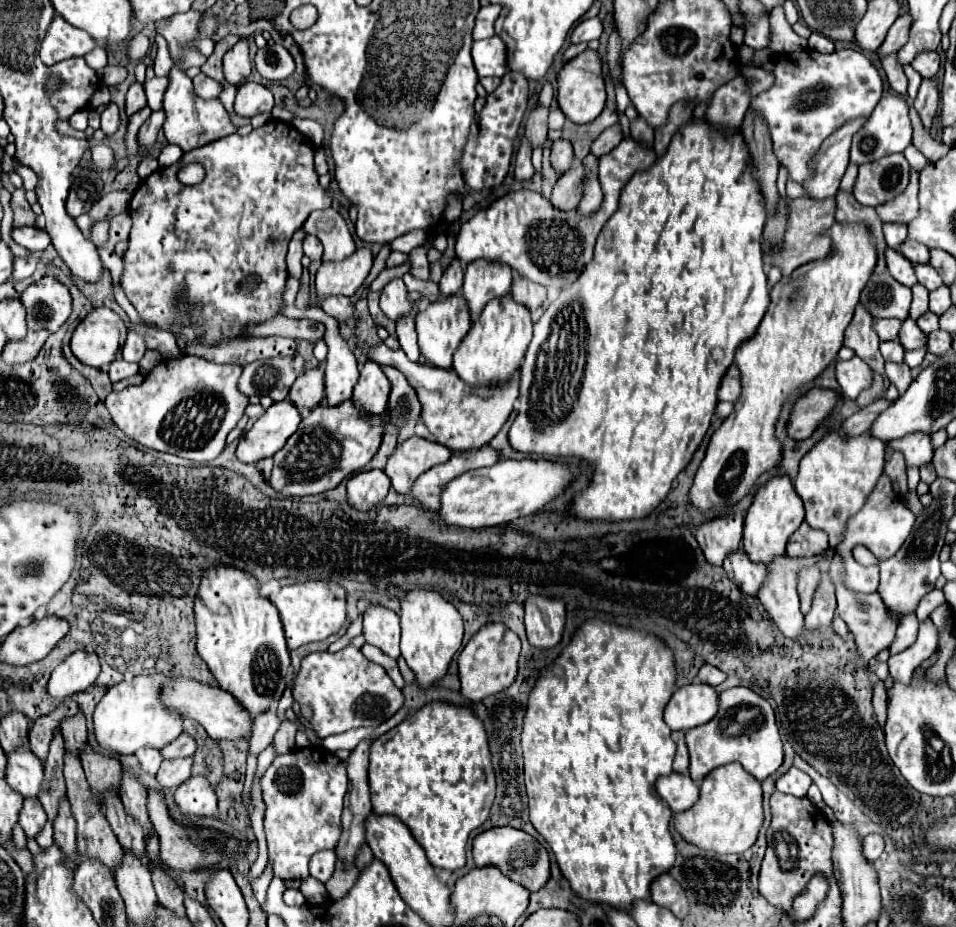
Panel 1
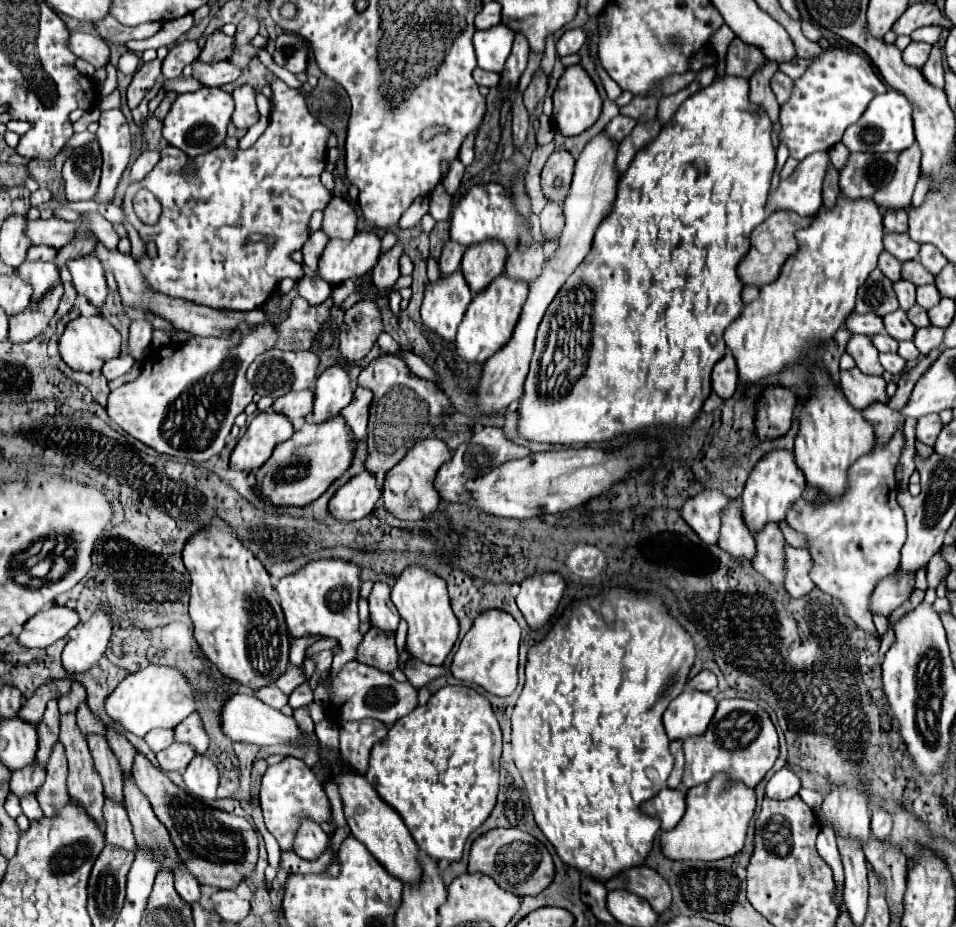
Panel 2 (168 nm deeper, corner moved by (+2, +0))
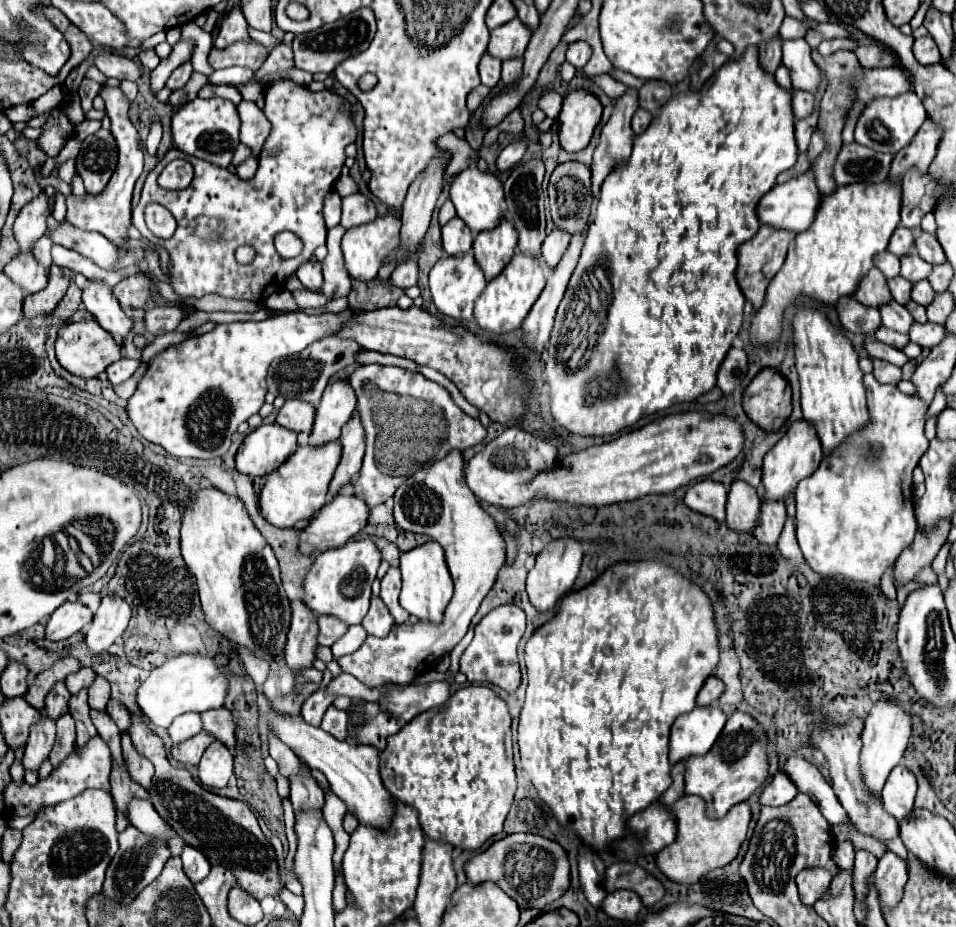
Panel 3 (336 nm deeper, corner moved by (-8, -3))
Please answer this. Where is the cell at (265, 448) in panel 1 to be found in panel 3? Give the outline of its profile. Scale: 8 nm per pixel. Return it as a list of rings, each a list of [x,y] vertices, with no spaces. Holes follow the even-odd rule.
[[[279,424],[259,426],[245,436],[235,460],[237,470],[251,478],[271,474],[297,450],[297,432]]]

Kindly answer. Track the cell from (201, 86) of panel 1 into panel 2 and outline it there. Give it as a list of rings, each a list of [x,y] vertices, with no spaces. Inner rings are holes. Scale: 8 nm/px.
[[[195,59],[191,67],[193,77],[207,87],[221,87],[225,83],[233,83],[241,75],[241,69],[233,67],[229,59],[223,59],[221,63],[201,63],[199,59]]]

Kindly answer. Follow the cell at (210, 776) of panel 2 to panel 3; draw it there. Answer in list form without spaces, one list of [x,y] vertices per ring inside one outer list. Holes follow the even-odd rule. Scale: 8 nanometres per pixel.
[[[213,742],[197,768],[201,784],[207,790],[219,790],[225,788],[233,776],[233,756],[221,742]]]

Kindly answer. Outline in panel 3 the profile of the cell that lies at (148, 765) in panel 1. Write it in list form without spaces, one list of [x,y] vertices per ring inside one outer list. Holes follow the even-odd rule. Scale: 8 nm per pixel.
[[[183,714],[179,716],[171,726],[169,726],[169,738],[173,744],[185,742],[189,738],[193,738],[195,734],[201,732],[201,722],[199,722],[199,714]]]

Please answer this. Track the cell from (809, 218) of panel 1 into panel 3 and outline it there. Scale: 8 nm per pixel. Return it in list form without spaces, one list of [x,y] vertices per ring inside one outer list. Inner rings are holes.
[[[763,224],[759,228],[759,234],[755,234],[755,238],[751,238],[749,242],[745,242],[743,246],[739,246],[739,266],[737,266],[737,280],[739,286],[745,294],[747,300],[753,302],[753,308],[759,310],[759,306],[763,304],[765,298],[765,290],[767,290],[767,282],[771,282],[771,278],[781,270],[785,256],[787,256],[787,248],[793,242],[797,234],[793,230],[777,230],[769,224]]]

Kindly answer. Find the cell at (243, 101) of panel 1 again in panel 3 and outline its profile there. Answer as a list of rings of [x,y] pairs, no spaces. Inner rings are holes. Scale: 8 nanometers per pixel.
[[[243,100],[239,106],[239,116],[241,116],[241,142],[253,150],[255,156],[259,156],[263,142],[269,136],[271,122],[265,118],[263,110],[257,108],[255,102]]]

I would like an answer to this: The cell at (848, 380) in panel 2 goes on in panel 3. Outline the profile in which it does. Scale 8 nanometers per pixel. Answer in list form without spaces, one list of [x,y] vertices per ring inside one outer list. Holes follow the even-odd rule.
[[[873,374],[863,376],[867,388],[867,408],[871,426],[851,442],[851,450],[843,458],[823,458],[819,470],[795,490],[797,500],[797,540],[807,564],[821,576],[841,576],[855,588],[877,588],[889,566],[895,564],[899,554],[911,546],[915,538],[913,516],[913,480],[911,472],[925,454],[929,442],[923,434],[927,406],[917,396],[907,396],[895,386],[879,384]]]

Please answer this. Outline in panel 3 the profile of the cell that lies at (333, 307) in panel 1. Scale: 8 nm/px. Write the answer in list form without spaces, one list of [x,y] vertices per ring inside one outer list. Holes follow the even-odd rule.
[[[311,260],[311,262],[305,262],[303,266],[299,266],[297,270],[297,278],[301,280],[301,284],[307,288],[307,290],[321,290],[323,286],[323,276],[321,276],[321,264],[317,260]]]

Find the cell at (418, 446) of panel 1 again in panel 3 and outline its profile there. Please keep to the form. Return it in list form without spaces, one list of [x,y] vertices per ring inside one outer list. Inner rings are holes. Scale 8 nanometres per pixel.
[[[451,450],[447,458],[435,460],[409,476],[393,496],[397,526],[409,532],[427,534],[443,546],[455,594],[445,610],[445,620],[439,626],[431,626],[431,622],[393,626],[387,638],[367,636],[359,650],[337,660],[343,672],[353,674],[369,688],[377,688],[387,682],[409,684],[415,676],[433,670],[437,658],[443,652],[451,652],[451,648],[467,634],[471,618],[477,614],[481,600],[495,584],[497,572],[503,566],[505,542],[491,516],[479,506],[479,500],[471,490],[467,490],[463,468],[465,462],[461,452]]]

